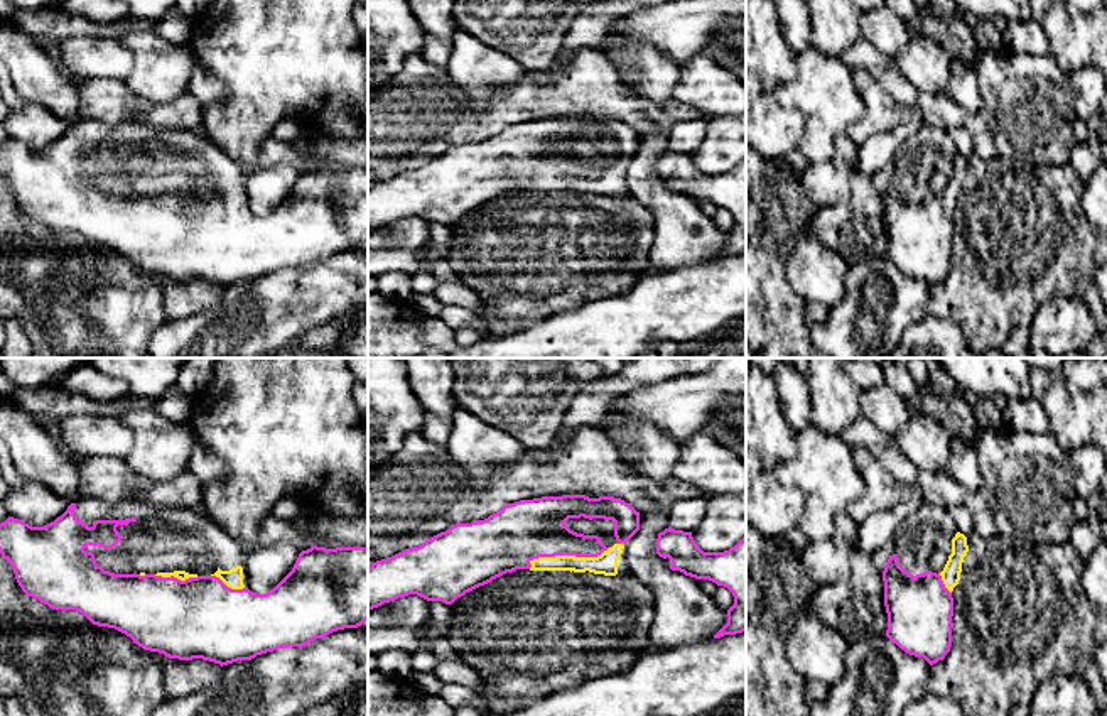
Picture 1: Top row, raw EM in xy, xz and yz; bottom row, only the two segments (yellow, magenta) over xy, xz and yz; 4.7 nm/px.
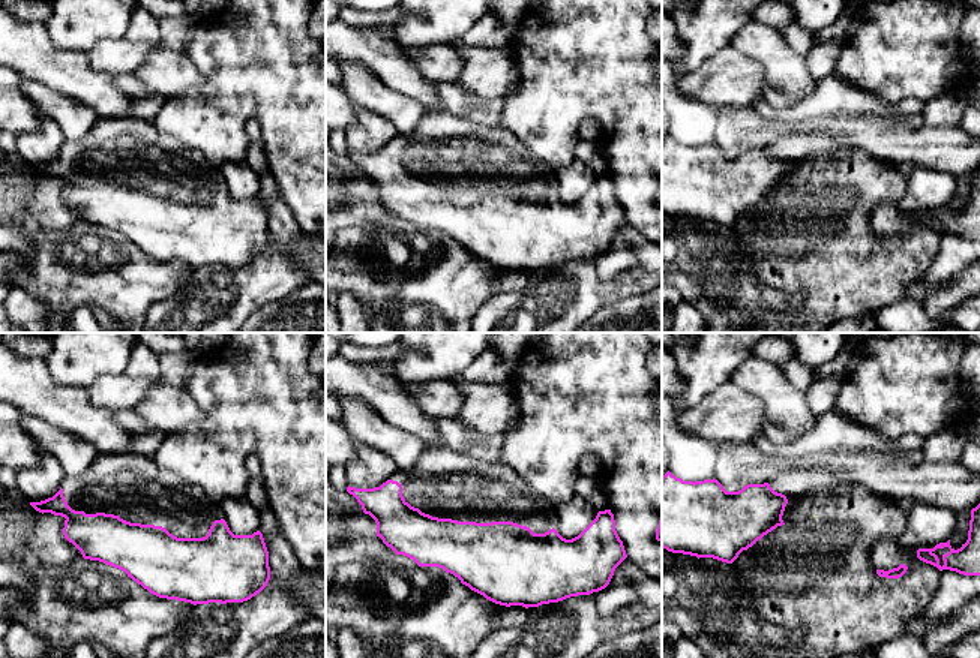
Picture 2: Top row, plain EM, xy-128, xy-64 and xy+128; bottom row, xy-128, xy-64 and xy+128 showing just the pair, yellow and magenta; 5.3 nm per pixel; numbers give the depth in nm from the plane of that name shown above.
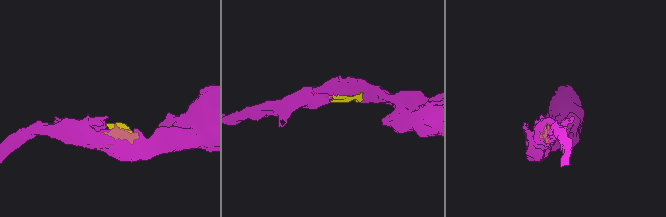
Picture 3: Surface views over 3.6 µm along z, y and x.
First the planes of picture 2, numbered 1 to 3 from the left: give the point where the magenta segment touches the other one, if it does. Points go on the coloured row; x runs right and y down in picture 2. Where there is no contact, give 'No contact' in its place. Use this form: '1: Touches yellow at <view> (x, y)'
1: No contact
2: No contact
3: No contact

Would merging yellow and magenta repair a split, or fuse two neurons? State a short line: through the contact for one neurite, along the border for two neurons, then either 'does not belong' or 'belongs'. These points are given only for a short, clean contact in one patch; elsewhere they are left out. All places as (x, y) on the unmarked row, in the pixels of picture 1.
belongs

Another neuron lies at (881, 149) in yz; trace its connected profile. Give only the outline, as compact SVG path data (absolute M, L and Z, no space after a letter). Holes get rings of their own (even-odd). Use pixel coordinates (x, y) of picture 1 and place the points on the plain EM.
M903 105L901 123L894 130L878 133L859 147L854 171L872 177L903 150L911 147L921 127L925 127L925 122L920 110Z

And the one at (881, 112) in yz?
M864 68L854 69L852 76L864 101L864 115L850 123L844 133L861 147L874 135L894 130L901 123L903 105Z

